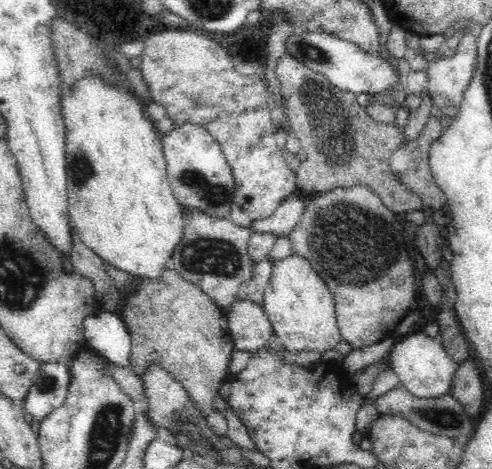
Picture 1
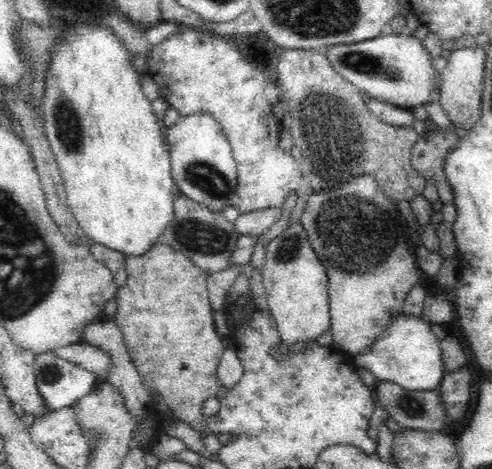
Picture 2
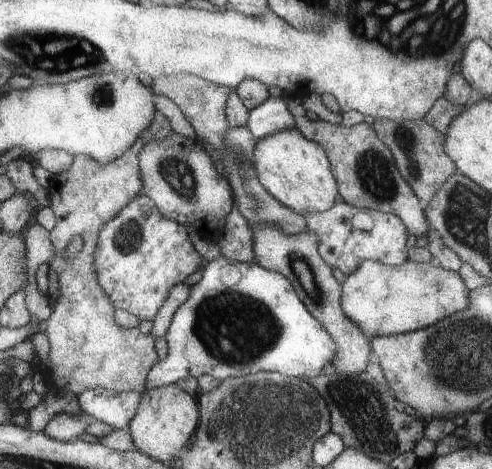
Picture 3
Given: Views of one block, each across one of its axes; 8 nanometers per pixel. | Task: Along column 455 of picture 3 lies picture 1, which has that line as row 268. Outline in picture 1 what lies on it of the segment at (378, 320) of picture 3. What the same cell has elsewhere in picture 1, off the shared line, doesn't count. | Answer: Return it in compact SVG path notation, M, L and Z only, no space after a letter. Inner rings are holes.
M292 254L284 262L272 266L272 278L266 286L262 308L274 328L276 348L286 350L292 356L300 352L324 354L344 340L338 326L334 294L306 258L294 258Z

